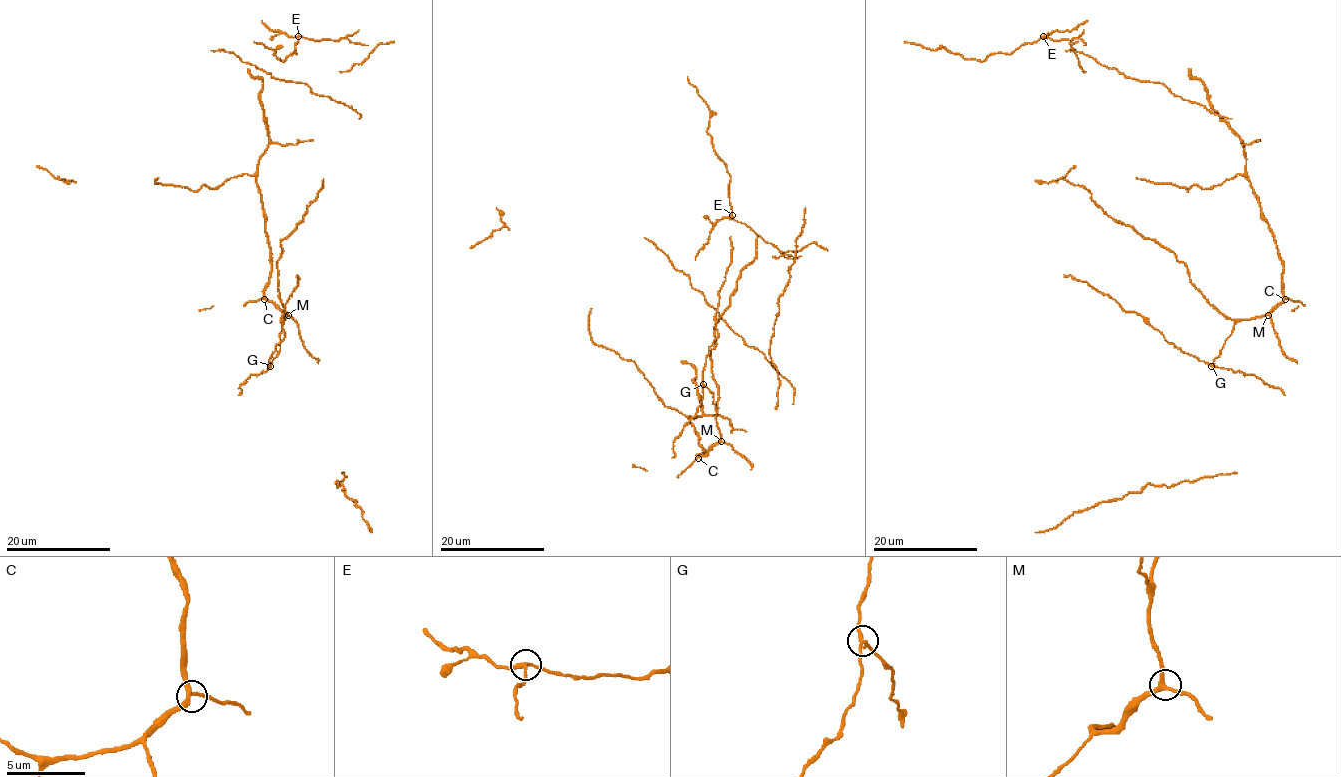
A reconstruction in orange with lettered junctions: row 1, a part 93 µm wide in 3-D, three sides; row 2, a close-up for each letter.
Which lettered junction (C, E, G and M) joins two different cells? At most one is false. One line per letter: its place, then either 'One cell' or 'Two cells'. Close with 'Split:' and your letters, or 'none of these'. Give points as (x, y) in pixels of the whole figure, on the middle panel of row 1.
C: Place: (698, 458). One cell
E: Place: (732, 215). One cell
G: Place: (703, 384). Two cells
M: Place: (721, 441). One cell
Split: G

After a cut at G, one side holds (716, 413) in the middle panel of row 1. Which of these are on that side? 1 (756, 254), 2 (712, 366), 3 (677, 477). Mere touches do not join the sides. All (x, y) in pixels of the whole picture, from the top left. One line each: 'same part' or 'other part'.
1: same part
2: same part
3: same part

